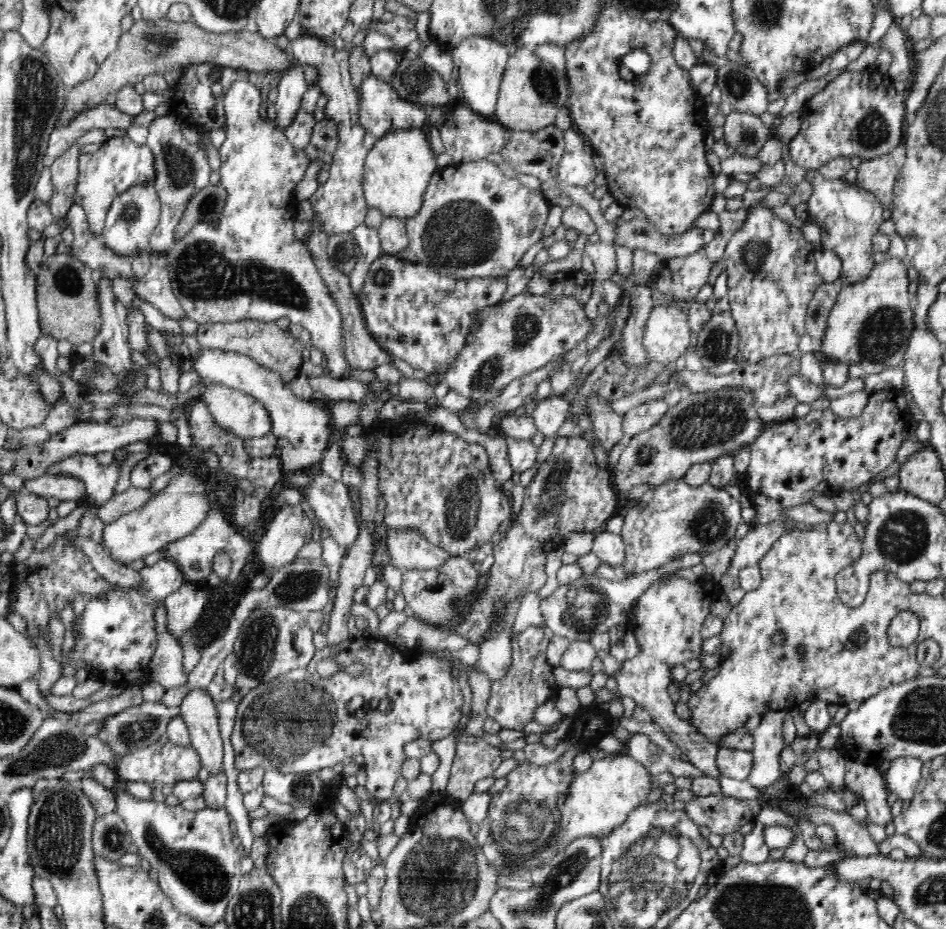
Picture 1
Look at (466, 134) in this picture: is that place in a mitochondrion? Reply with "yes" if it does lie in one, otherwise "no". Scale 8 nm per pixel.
no

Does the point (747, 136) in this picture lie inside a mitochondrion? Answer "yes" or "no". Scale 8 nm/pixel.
yes

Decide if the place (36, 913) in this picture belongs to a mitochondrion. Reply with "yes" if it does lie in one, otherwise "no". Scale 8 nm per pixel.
no

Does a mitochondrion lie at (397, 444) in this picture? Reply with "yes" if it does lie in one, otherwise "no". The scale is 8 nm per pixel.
no

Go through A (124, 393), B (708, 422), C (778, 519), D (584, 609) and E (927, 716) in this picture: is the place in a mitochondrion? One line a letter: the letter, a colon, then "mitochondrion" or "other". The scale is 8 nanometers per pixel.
A: other
B: mitochondrion
C: other
D: mitochondrion
E: mitochondrion

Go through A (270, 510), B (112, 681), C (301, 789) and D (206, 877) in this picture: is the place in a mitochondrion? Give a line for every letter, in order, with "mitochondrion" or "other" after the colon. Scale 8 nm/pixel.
A: other
B: other
C: mitochondrion
D: mitochondrion

